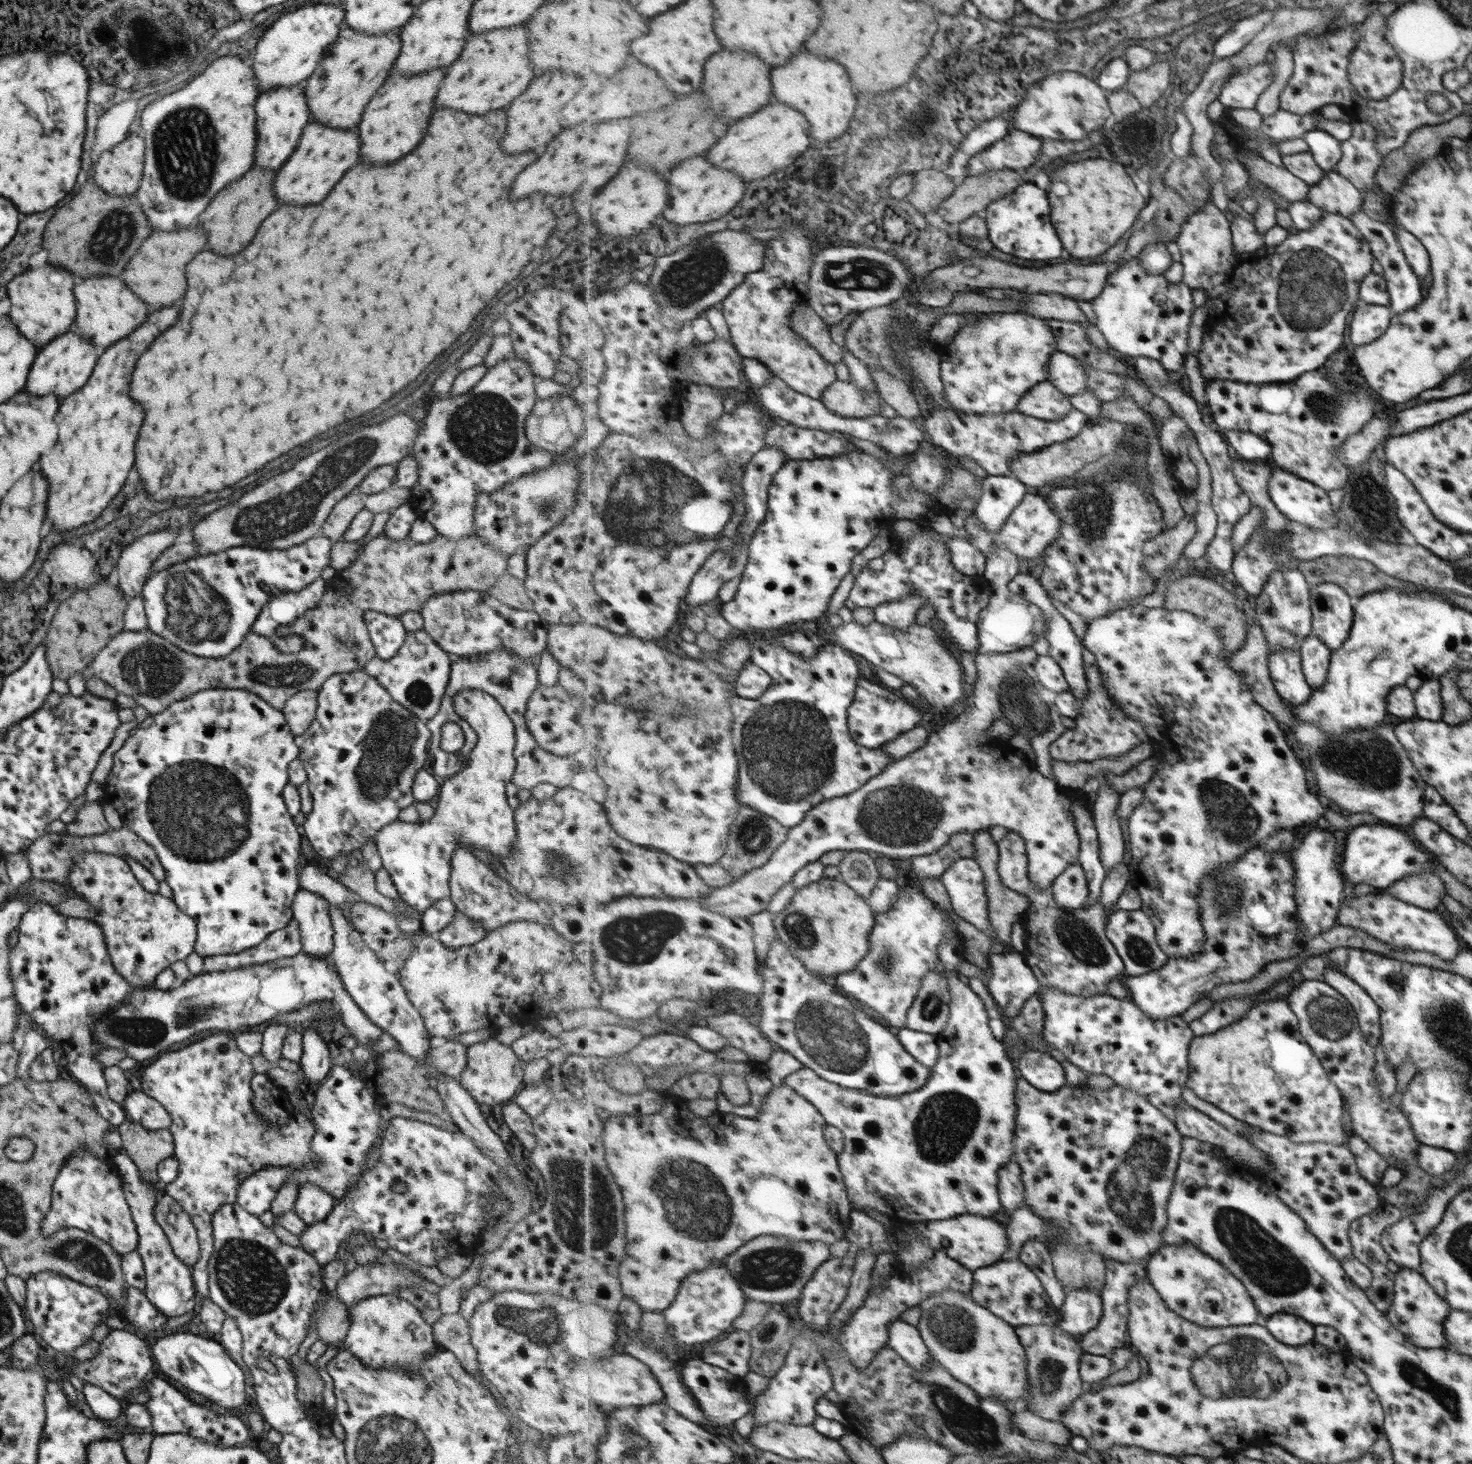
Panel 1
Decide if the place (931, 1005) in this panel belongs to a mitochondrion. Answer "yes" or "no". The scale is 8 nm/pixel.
yes

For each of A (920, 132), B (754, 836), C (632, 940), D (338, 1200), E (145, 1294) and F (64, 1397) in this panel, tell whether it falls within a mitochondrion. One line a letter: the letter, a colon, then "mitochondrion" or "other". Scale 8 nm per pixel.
A: mitochondrion
B: mitochondrion
C: mitochondrion
D: other
E: other
F: other

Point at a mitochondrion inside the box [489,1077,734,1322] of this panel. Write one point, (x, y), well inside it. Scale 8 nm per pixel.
(691, 1201)

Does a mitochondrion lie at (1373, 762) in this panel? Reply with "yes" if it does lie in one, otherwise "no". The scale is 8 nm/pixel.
yes

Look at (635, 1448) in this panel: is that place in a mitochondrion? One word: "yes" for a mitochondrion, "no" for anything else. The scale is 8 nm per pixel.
yes

